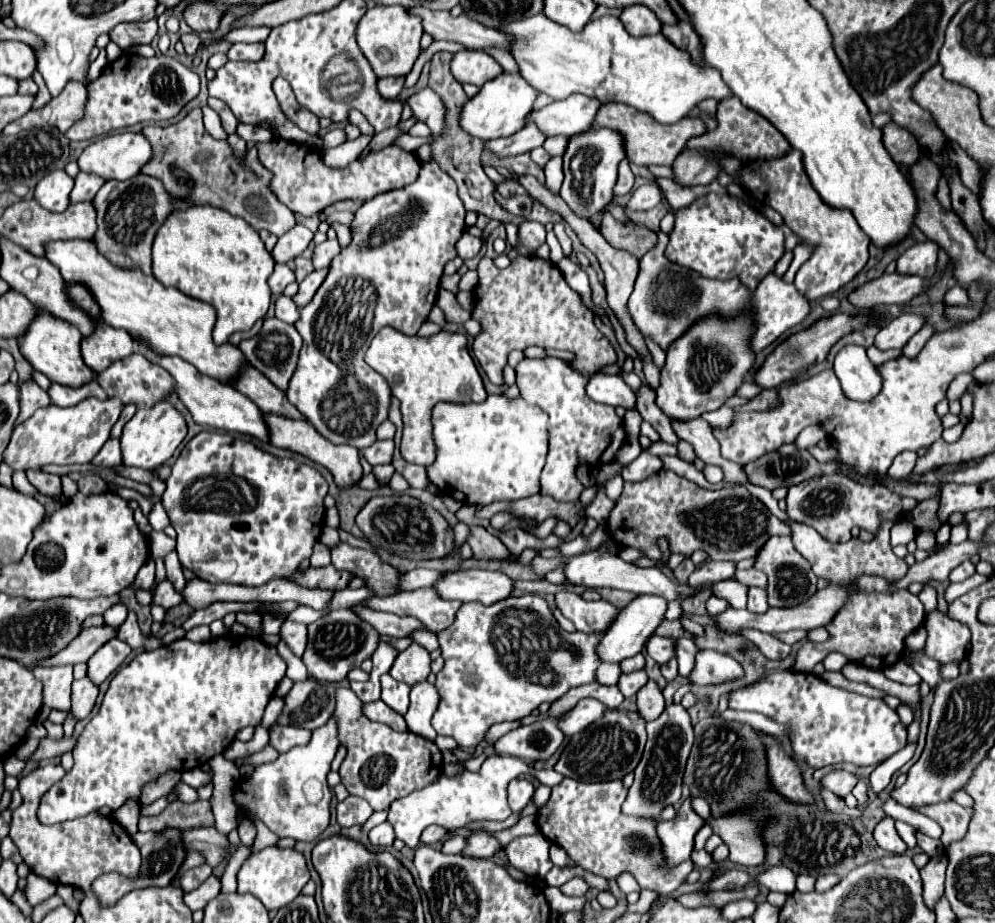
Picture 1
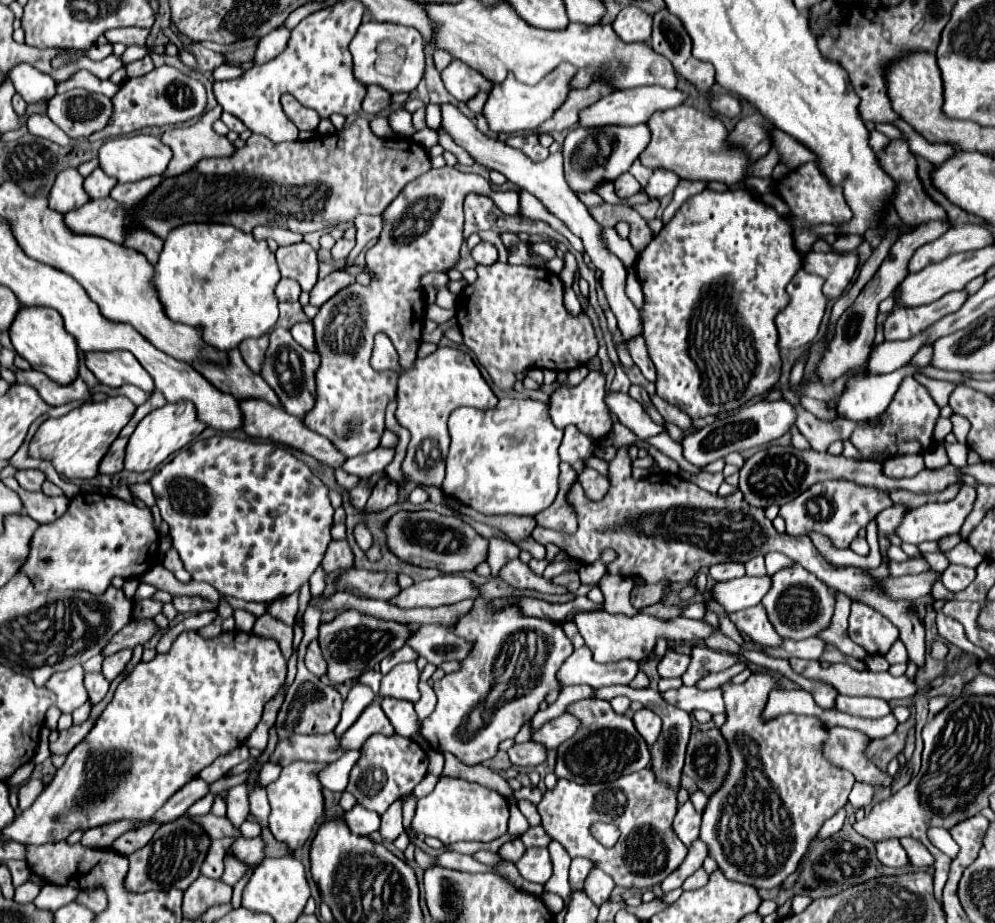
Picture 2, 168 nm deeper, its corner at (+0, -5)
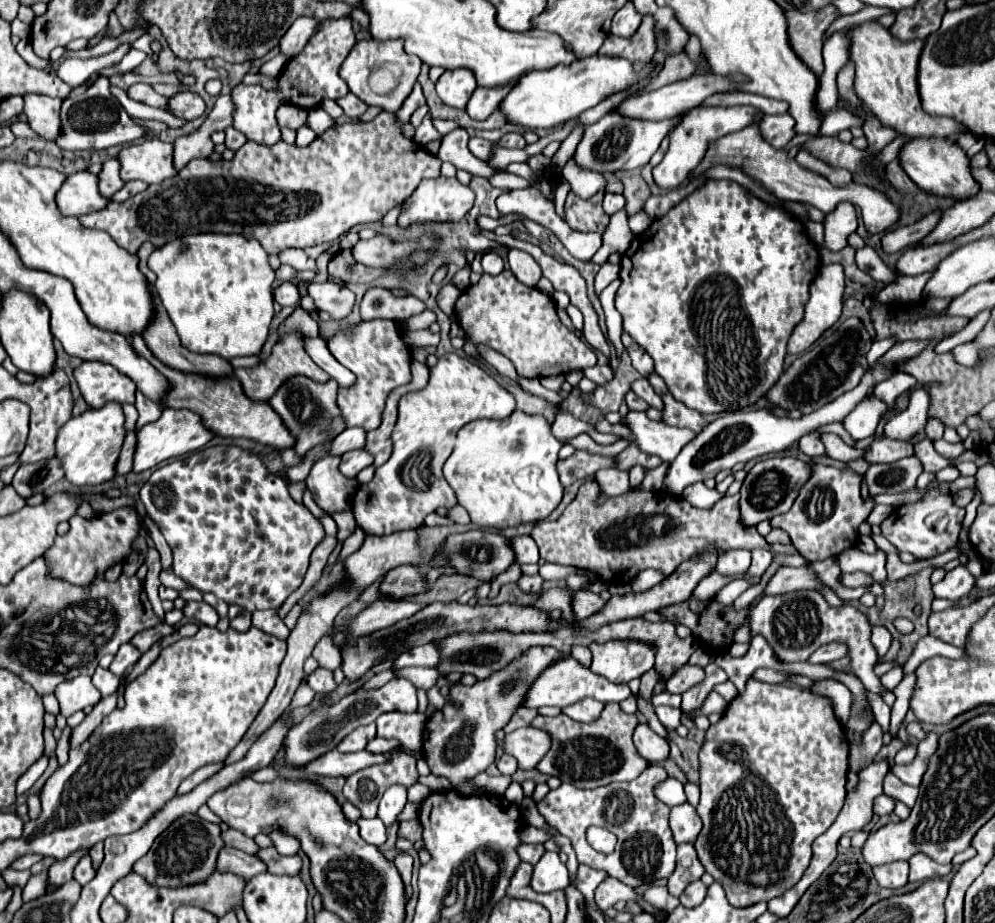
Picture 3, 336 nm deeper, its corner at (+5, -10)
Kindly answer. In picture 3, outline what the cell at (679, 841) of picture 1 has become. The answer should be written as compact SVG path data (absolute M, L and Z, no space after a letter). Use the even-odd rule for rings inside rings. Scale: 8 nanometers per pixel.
M688 802L682 806L674 806L670 812L670 830L674 834L674 840L680 842L694 842L696 836L700 834L702 820L696 812L694 806Z

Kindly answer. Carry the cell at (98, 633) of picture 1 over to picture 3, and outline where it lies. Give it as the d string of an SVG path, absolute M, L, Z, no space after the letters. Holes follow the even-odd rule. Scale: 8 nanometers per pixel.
M162 622L162 624L158 624L158 626L150 628L150 630L138 632L138 636L134 636L132 644L134 644L140 652L146 652L154 642L162 640L164 636L168 636L168 634L172 634L172 632L174 632L174 626L168 626L166 622Z

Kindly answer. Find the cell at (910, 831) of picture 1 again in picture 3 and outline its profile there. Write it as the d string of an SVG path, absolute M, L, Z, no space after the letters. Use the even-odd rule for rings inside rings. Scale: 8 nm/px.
M916 854L910 858L910 882L924 882L930 878L942 878L952 872L952 864L936 864L928 856Z

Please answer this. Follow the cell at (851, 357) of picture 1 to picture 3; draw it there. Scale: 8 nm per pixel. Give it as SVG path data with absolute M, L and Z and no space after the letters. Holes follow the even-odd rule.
M870 394L844 418L844 428L850 432L850 436L854 440L870 438L876 434L880 416L886 410L888 410L888 406L884 402L880 402L874 394Z

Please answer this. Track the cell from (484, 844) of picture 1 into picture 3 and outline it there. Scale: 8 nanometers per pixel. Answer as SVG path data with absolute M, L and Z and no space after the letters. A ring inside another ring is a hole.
M522 844L522 846L518 848L520 858L522 858L524 862L530 862L530 864L536 864L536 862L542 858L544 852L546 852L546 850L544 850L542 844Z

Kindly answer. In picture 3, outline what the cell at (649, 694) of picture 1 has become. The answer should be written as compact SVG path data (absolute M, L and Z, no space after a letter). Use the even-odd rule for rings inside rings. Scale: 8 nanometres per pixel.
M638 724L638 728L634 730L634 746L638 748L638 752L640 752L650 764L662 762L662 760L666 760L668 754L670 754L668 740L660 738L658 734L654 734L648 724Z

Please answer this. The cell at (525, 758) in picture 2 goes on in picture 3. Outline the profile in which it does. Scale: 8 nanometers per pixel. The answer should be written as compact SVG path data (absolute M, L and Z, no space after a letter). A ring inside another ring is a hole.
M504 754L498 762L496 762L496 766L498 766L498 770L500 770L500 774L514 774L516 770L518 770L518 764L516 764L516 760L512 758L512 756L508 756L508 754Z

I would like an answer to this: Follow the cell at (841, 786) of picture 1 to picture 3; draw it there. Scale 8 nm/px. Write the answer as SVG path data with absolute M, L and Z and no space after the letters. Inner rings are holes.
M882 794L882 796L878 796L874 800L874 814L878 814L878 816L892 814L894 812L894 806L896 806L896 800L890 798L890 796L886 796L886 794Z

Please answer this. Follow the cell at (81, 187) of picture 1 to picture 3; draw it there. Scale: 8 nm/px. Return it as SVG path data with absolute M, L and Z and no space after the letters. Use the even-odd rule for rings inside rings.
M118 158L106 160L102 166L102 172L100 172L100 194L106 198L112 198L112 194L116 194L122 186L124 186L124 182L120 178Z

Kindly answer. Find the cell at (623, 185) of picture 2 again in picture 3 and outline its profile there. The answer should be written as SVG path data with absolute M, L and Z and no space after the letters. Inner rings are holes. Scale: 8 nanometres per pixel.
M606 194L604 196L604 212L608 216L620 212L624 208L624 196L618 196L618 194Z

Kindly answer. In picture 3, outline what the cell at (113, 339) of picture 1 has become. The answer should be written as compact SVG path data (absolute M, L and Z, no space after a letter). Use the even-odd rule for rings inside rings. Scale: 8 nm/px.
M84 362L74 370L82 398L90 408L102 408L106 402L134 404L134 382L104 362Z

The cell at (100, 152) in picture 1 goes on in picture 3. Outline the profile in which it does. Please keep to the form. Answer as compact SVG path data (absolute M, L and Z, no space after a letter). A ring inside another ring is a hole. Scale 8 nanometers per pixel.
M160 140L132 144L124 148L118 158L122 162L120 176L124 182L142 180L146 184L162 184L178 174L174 168L174 146Z

